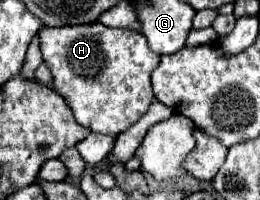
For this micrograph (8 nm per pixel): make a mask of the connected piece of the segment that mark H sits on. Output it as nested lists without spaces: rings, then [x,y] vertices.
[[[103,23],[43,27],[41,53],[53,75],[53,89],[67,101],[77,123],[95,133],[119,135],[133,125],[155,99],[151,73],[159,65],[159,55],[151,51],[143,33],[133,29],[113,29]]]

